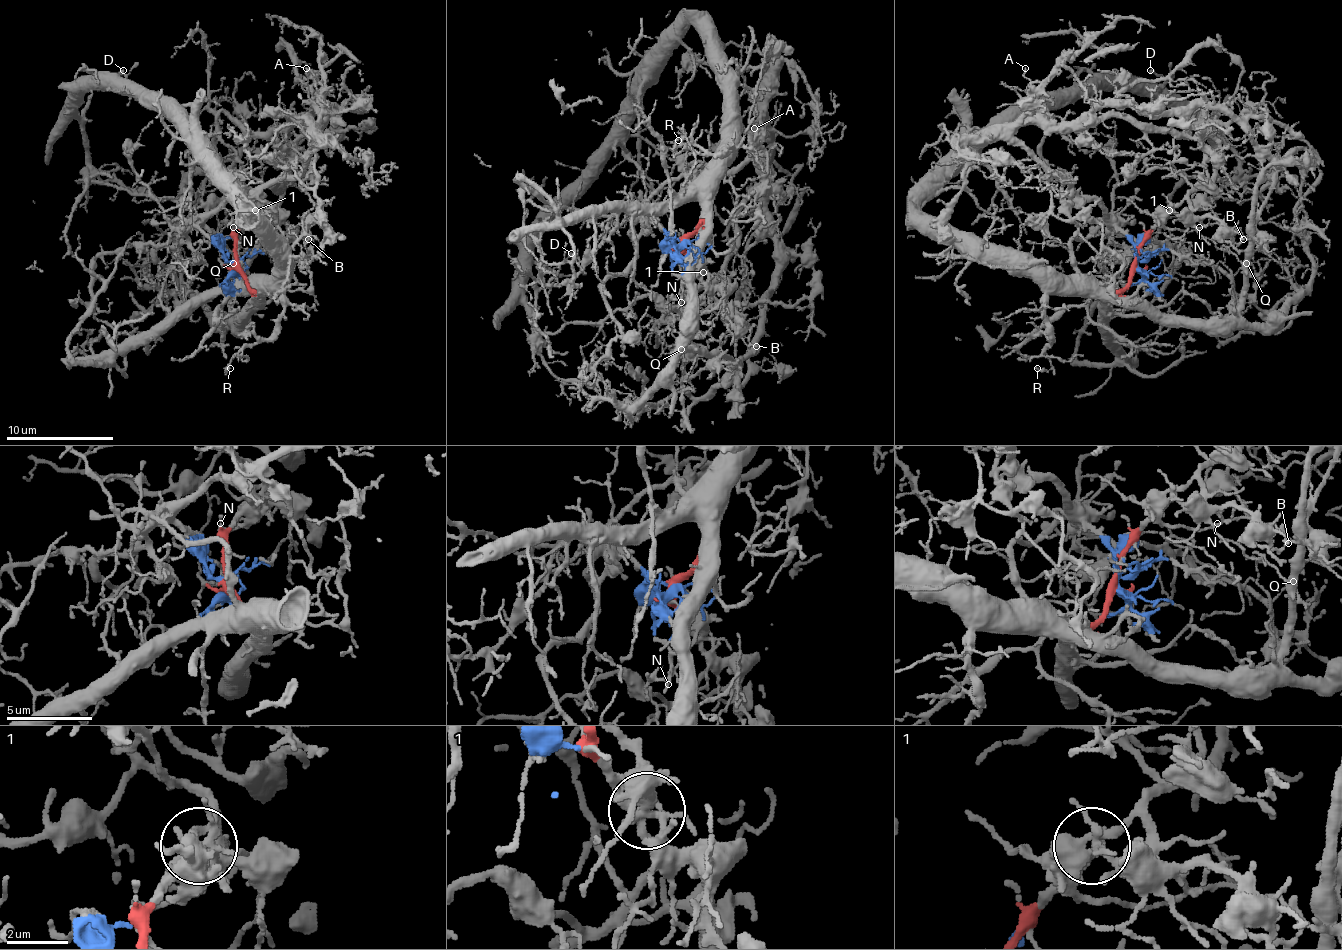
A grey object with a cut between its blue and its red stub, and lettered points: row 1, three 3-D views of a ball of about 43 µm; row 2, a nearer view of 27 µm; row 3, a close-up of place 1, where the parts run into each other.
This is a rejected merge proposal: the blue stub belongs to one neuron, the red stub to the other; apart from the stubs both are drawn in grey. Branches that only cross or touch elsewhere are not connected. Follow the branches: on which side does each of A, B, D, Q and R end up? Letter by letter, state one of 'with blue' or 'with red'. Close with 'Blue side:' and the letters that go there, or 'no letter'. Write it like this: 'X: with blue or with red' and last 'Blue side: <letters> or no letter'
A: with blue
B: with blue
D: with red
Q: with red
R: with red
Blue side: A, B

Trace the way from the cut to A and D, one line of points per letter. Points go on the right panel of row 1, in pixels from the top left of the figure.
A: (1138, 265), (1136, 244), (1095, 201), (1085, 201), (1069, 182), (1060, 180), (1015, 137), (1028, 86), (1026, 67)
D: (1136, 265), (1103, 289), (977, 260), (921, 206), (1002, 131), (1101, 88), (1154, 88), (1165, 80), (1149, 70)

